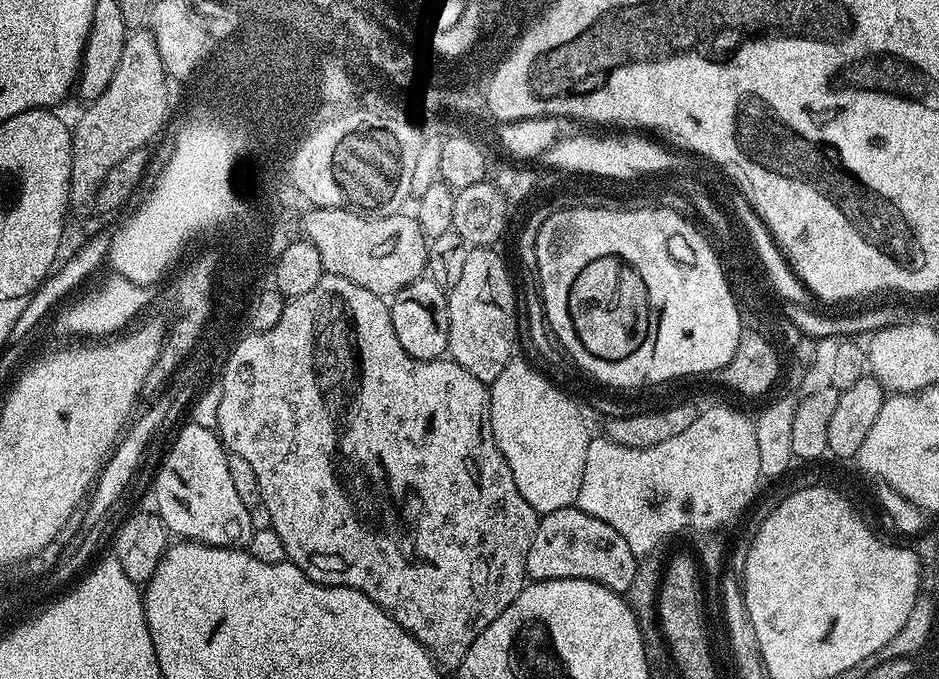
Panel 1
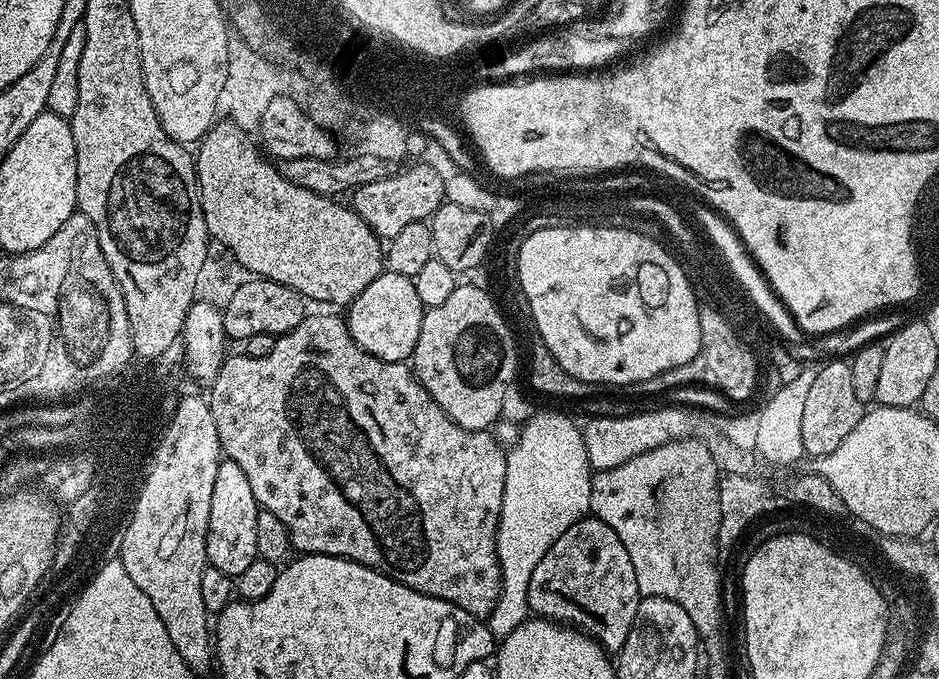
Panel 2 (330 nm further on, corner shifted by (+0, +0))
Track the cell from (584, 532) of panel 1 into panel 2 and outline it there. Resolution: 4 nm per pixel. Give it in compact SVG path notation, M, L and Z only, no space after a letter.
M591 514L574 522L574 526L570 526L570 530L566 530L566 534L562 534L562 538L558 538L558 542L550 546L550 550L546 550L542 562L538 562L534 575L530 578L528 591L529 609L537 617L579 628L597 640L609 654L619 653L626 642L634 626L634 614L638 614L641 599L638 578L634 578L634 562L630 562L630 554L626 554L622 538L618 538L618 534L614 534L614 530L606 526L606 522L597 520Z

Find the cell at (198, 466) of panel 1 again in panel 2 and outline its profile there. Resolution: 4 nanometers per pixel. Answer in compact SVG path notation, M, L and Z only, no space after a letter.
M227 458L221 459L214 478L214 494L210 494L210 522L206 538L206 554L209 565L222 574L236 577L250 566L250 562L258 559L258 507L254 494L250 490L250 482L246 482L246 474L242 474L242 466Z

